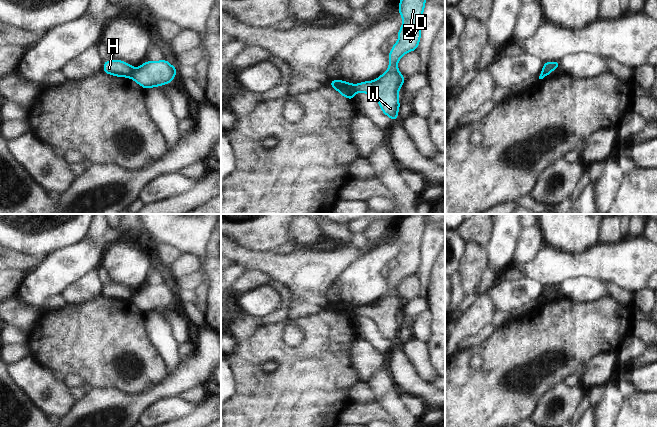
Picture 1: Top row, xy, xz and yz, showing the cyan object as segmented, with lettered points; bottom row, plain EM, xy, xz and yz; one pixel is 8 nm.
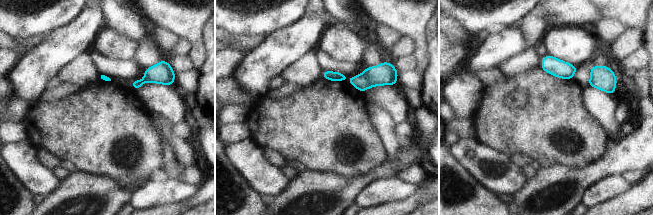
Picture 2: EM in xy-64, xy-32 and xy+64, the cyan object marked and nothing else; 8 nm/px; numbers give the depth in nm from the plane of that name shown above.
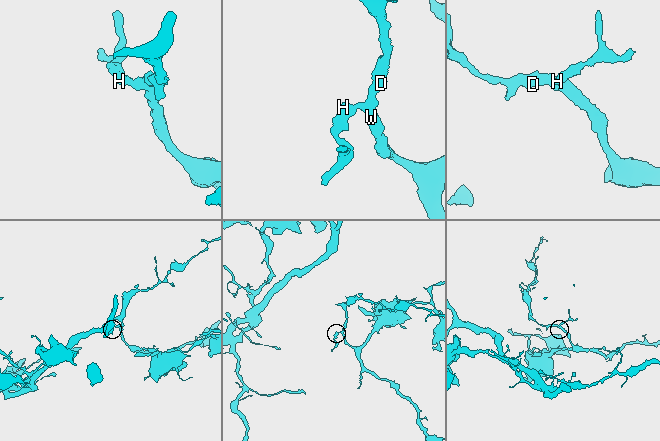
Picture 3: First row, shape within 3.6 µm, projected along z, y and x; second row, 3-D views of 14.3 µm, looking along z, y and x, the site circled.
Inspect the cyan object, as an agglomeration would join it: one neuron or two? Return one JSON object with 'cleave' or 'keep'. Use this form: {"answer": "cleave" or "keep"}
{"answer": "cleave"}

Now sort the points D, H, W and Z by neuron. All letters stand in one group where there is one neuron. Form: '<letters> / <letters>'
D W Z / H

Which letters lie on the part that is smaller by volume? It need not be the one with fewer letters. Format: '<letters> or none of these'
H

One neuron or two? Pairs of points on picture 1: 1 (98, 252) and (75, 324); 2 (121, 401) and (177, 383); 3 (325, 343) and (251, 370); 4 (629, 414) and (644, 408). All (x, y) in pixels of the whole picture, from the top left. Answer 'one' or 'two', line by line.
1: two
2: one
3: one
4: one

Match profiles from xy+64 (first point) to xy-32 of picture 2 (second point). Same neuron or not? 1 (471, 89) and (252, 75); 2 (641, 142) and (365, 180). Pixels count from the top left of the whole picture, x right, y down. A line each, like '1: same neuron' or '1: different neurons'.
1: different neurons
2: same neuron

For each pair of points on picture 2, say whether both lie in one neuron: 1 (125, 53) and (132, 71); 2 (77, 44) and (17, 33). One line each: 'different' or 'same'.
1: different
2: different

